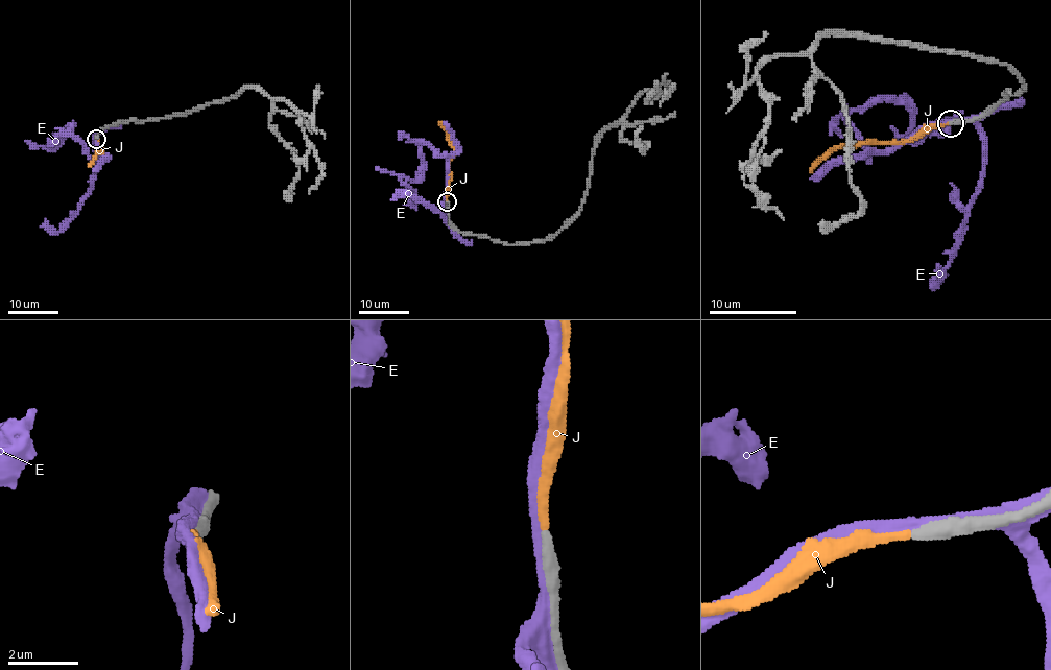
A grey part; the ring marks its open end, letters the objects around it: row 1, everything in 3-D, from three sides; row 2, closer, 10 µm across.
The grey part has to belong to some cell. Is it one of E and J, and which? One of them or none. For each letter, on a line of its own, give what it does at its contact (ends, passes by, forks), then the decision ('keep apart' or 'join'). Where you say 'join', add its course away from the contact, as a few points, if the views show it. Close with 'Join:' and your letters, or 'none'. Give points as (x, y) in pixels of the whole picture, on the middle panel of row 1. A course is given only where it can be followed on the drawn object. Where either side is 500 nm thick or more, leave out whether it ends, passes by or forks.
E: it passes by; keep apart
J: it ends; join; course (447, 201), (448, 159), (453, 153), (453, 145), (447, 129), (437, 121)
Join: J

